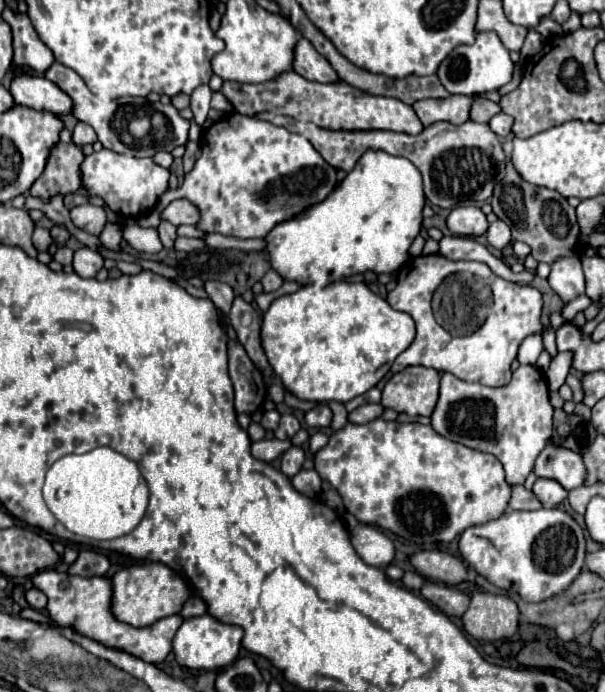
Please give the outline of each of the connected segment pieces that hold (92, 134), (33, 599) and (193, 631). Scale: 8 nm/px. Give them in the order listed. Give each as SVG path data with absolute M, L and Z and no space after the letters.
M78 121L78 125L74 127L74 131L72 131L72 141L78 145L78 147L82 147L82 145L86 145L86 143L96 143L96 131L88 125L88 123L82 123L82 121Z
M30 589L30 591L26 591L26 601L28 601L30 607L34 607L34 609L38 609L38 611L42 611L42 609L46 607L46 595L44 595L40 589Z
M204 613L200 617L184 619L184 623L180 625L180 629L174 635L176 661L182 667L188 667L188 669L206 669L206 671L222 669L236 659L236 655L240 651L242 635L244 635L242 627L222 623L216 617L212 617L210 613Z

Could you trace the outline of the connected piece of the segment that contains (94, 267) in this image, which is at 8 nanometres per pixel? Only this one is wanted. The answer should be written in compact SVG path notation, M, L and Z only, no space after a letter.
M80 247L76 253L74 253L74 271L84 277L84 279L90 279L90 277L96 277L96 273L104 267L104 259L90 247Z

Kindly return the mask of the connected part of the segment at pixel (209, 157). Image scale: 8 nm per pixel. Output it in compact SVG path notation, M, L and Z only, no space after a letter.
M240 113L224 115L224 119L204 129L200 145L202 155L198 157L194 169L186 175L184 183L176 191L166 191L162 195L160 205L168 205L172 199L188 199L200 209L202 219L198 229L206 233L232 235L238 239L264 237L276 223L288 221L296 213L304 211L308 205L324 201L324 197L328 197L328 193L338 183L336 169L322 159L322 155L312 147L308 139L290 133L284 127L276 127L268 121L246 117Z

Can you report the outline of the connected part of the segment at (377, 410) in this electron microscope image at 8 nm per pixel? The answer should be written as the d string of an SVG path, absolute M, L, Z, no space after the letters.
M366 403L366 405L360 405L358 409L354 409L350 415L348 415L348 421L350 423L368 423L368 421L374 421L382 415L384 407L380 403Z

